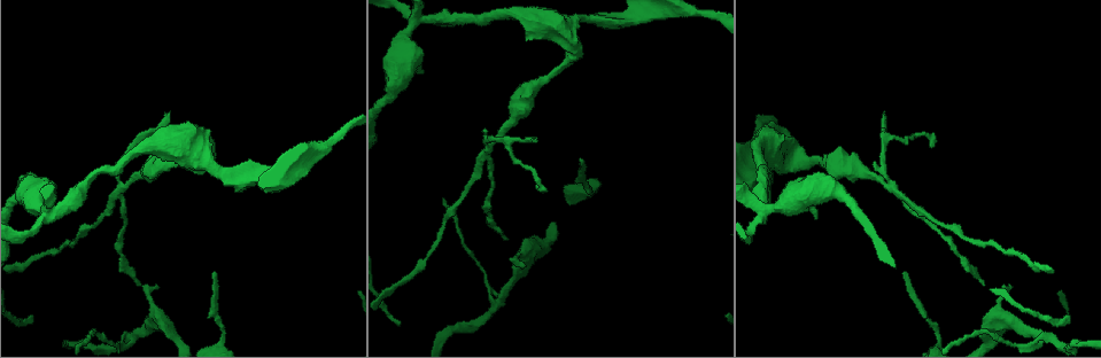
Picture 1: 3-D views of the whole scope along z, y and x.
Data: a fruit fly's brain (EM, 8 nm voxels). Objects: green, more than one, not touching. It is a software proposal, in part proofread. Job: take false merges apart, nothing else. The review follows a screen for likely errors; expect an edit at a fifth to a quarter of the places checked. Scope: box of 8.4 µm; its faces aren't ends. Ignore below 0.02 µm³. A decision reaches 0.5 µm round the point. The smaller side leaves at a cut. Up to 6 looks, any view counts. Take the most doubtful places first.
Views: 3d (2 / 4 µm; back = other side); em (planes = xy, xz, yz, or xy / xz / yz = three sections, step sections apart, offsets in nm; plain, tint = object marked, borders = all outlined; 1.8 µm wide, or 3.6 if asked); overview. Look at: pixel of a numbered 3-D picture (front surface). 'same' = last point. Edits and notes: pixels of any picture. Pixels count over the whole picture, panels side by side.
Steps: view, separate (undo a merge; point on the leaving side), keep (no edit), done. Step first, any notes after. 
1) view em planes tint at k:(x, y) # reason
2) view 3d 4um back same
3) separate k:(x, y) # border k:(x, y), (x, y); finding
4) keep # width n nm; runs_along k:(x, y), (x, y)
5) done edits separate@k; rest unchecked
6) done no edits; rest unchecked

view em 3.6um planes borders at 1:(122, 186) # abrupt turn

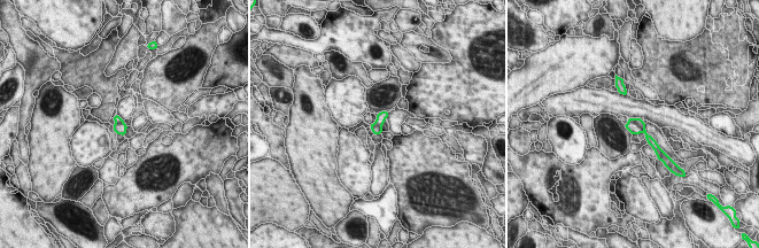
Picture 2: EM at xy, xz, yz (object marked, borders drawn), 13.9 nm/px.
separate 2:(641, 123) # border 2:(628, 119), (634, 122), (642, 131); two cells meet here

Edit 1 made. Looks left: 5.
view overview

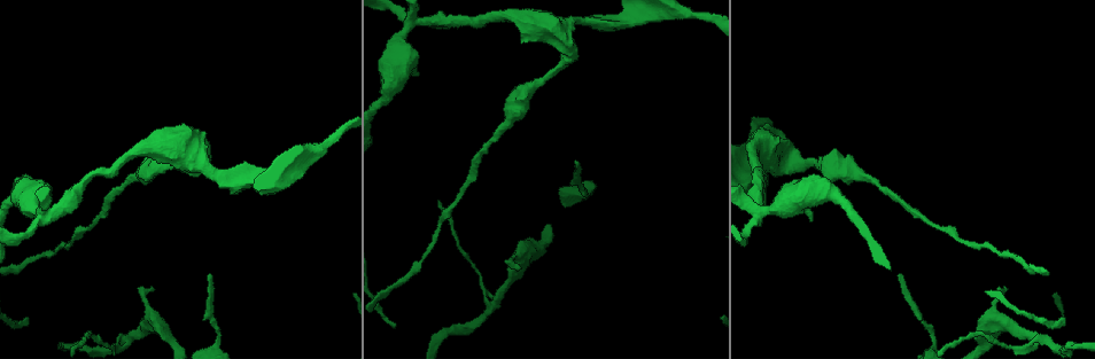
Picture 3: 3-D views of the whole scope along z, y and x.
view 3d 4um at 3:(44, 212) # four or more arms meet

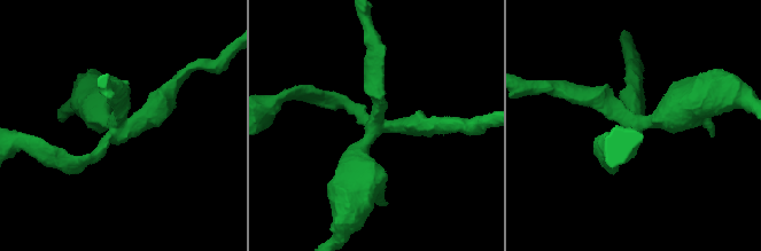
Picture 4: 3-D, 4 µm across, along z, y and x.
view em planes tint at 4:(121, 126) # arms 4; shape alone is not enough

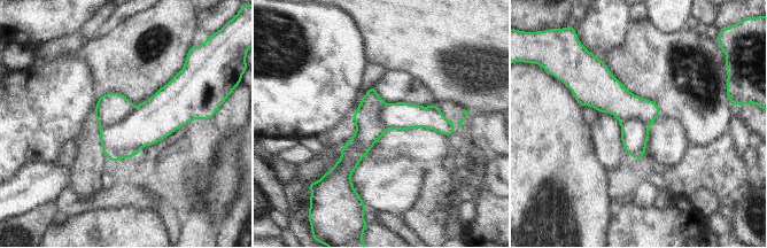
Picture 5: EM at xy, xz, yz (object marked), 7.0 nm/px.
separate 5:(111, 108) # width 240 nm; border 5:(133, 109), (119, 122), (101, 128); a second cell is stuck on

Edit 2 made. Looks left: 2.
view em planes plain at 3:(1033, 341) # abrupt turn

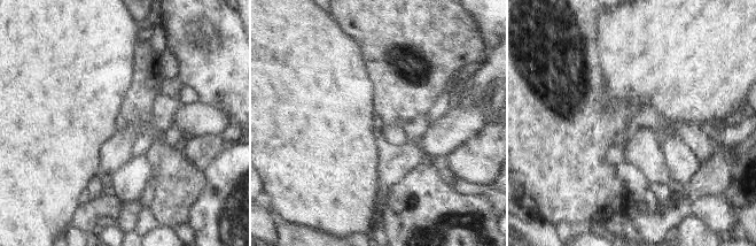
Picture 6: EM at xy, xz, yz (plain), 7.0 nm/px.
view em planes tint same # where the object lies

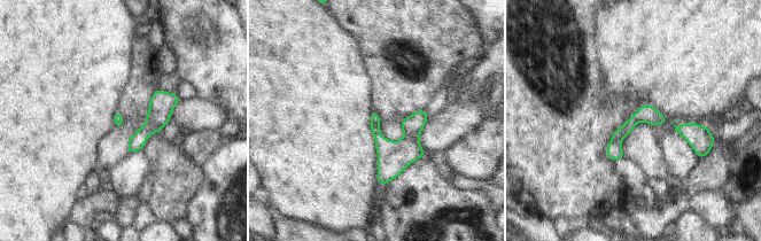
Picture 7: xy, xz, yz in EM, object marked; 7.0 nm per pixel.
keep # runs_along 7:(661, 118), (637, 117), (610, 155); one cell here

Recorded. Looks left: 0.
done edits separate@2, separate@5; rest unchecked

